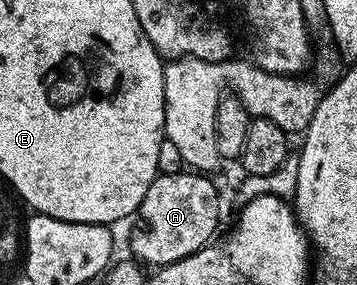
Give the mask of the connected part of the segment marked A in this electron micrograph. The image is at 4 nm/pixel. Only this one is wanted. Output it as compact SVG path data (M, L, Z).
M183 170L176 174L160 174L148 186L148 194L144 194L144 202L139 206L136 213L138 229L130 236L130 248L133 259L149 266L165 266L188 258L196 254L205 244L215 239L218 228L218 188L213 184L211 177L199 174L193 170Z

